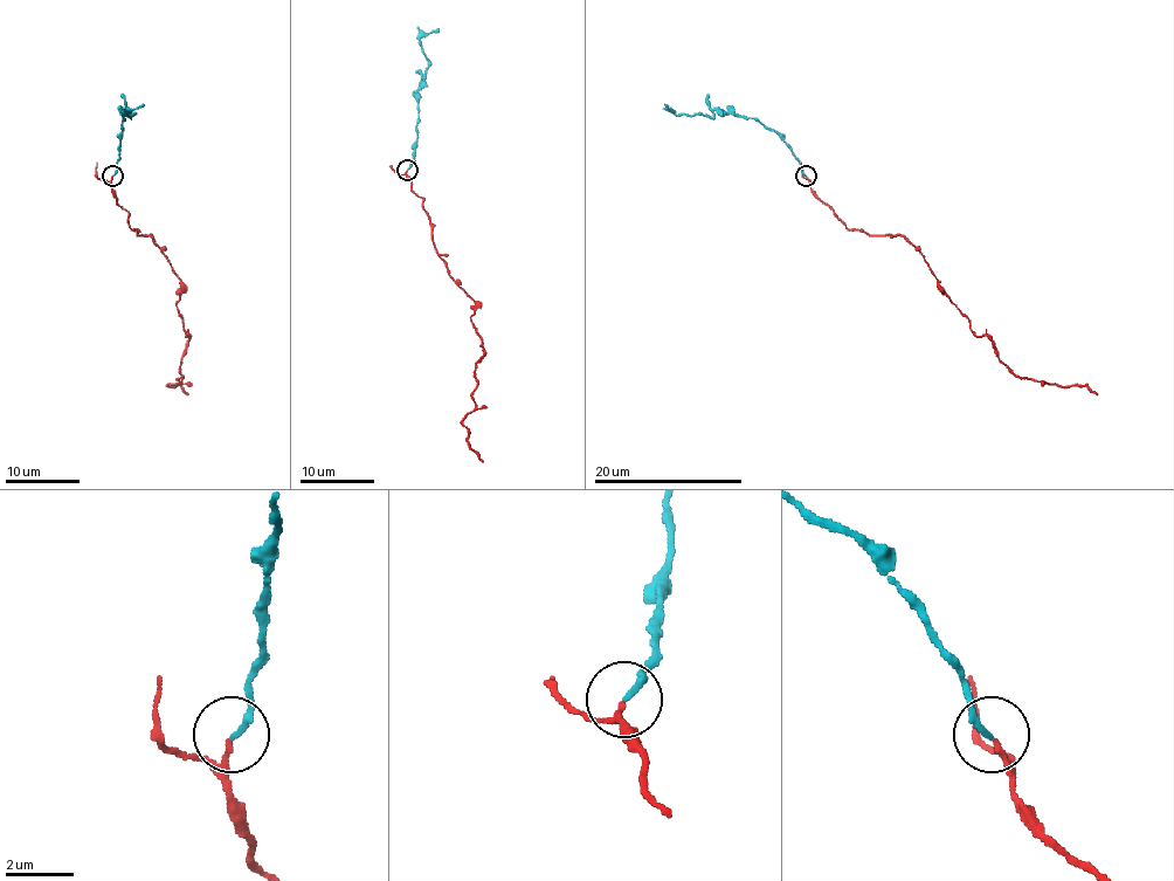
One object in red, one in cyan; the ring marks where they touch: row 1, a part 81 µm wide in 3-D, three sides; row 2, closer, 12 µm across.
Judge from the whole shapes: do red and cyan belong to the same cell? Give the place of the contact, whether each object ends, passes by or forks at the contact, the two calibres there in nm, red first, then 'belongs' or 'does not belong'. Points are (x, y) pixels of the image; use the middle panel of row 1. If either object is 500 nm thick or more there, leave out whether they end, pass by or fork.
place (407, 170); red ends; cyan ends; calibres 130 and 170 nm; belongs

